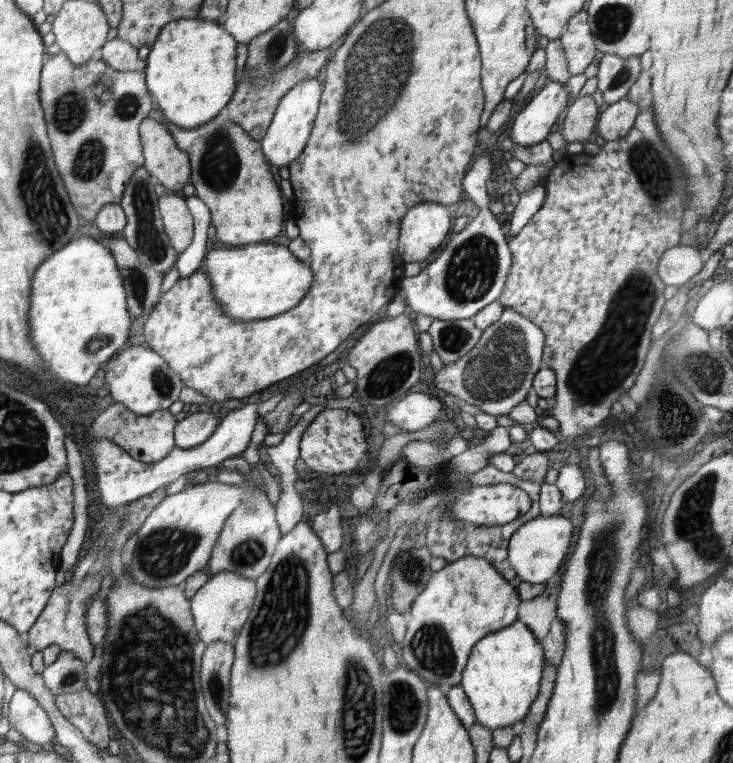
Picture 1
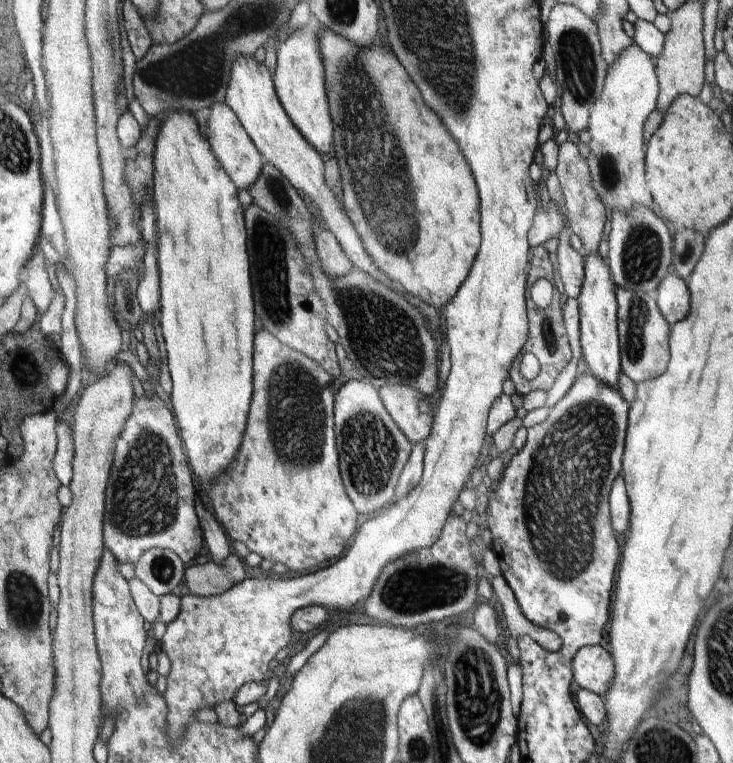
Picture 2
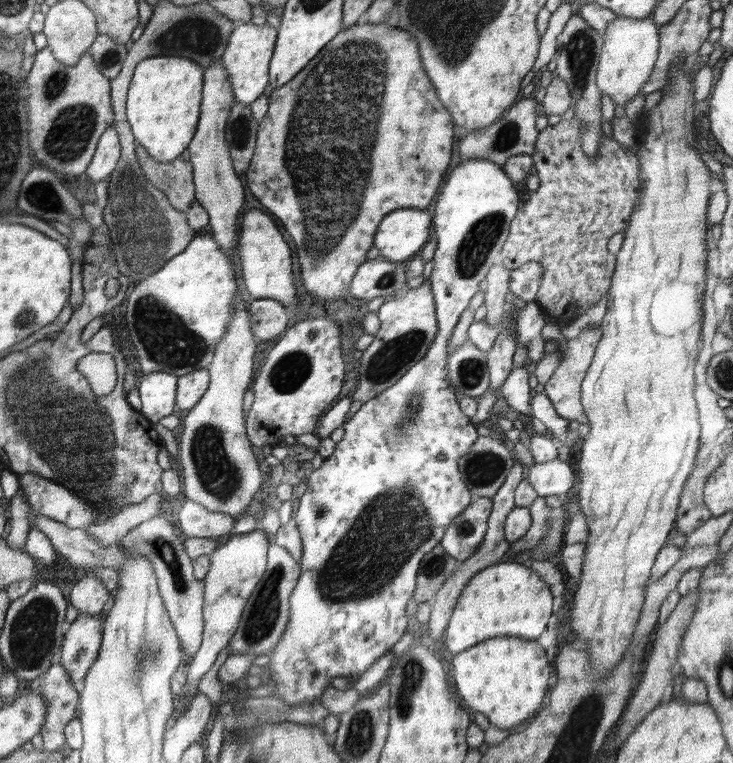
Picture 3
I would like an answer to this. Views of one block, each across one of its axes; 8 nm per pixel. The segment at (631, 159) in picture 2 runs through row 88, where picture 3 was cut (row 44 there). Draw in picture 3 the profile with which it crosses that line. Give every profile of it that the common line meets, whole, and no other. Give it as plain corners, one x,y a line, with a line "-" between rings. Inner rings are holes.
615,16
603,34
603,48
597,66
597,88
601,94
609,96
621,108
631,102
647,82
659,54
659,28
655,28
651,18
621,18

